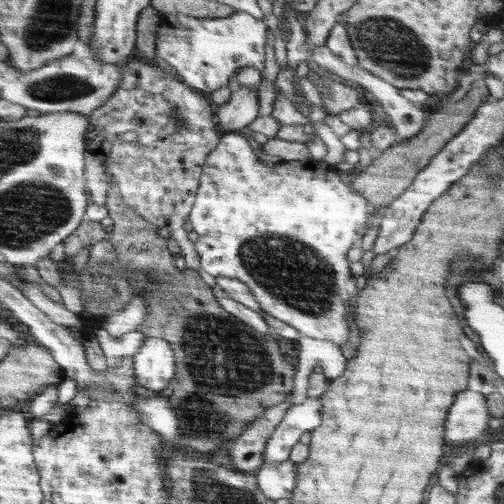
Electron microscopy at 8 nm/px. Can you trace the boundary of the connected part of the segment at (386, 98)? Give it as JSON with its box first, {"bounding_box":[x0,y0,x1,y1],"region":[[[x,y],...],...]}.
{"bounding_box":[310,44,430,142],"region":[[[325,44],[312,49],[310,51],[310,58],[316,61],[316,64],[319,64],[323,69],[329,70],[347,79],[349,82],[354,82],[355,85],[360,85],[363,92],[372,92],[372,94],[378,98],[378,102],[382,104],[382,108],[386,110],[386,114],[390,117],[390,126],[392,127],[393,133],[396,135],[395,142],[410,141],[410,138],[414,138],[414,136],[417,136],[423,130],[422,128],[424,128],[430,110],[418,103],[409,101],[404,94],[400,94],[400,91],[398,91],[399,88],[390,86],[390,84],[382,80],[382,78],[368,72],[368,70],[360,66],[359,62],[354,65],[344,64],[338,55],[330,52],[330,49],[326,48]]]}

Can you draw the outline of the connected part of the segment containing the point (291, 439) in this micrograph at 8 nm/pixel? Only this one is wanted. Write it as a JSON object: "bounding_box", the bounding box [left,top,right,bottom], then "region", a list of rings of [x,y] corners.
{"bounding_box":[264,397,322,466],"region":[[[308,397],[301,404],[292,406],[276,426],[269,442],[266,442],[264,463],[273,466],[274,463],[289,459],[291,448],[299,443],[304,432],[314,430],[322,422],[322,400]]]}

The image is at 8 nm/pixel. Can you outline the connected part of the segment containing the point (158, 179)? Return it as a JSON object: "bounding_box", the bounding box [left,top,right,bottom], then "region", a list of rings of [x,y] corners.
{"bounding_box":[88,56,222,273],"region":[[[132,56],[116,65],[122,71],[122,82],[116,92],[88,117],[88,151],[100,159],[106,174],[112,176],[116,186],[120,186],[117,190],[126,206],[159,228],[167,226],[170,236],[177,240],[181,248],[186,268],[198,273],[202,270],[198,251],[188,239],[189,232],[184,229],[184,224],[195,202],[206,157],[222,136],[214,122],[216,107],[201,95],[201,91],[185,84],[180,76],[145,62],[145,59]]]}

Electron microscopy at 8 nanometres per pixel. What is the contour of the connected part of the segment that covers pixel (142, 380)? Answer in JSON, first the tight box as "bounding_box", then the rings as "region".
{"bounding_box":[134,338,176,391],"region":[[[145,338],[134,362],[137,383],[150,390],[162,391],[176,374],[174,352],[162,338]]]}

